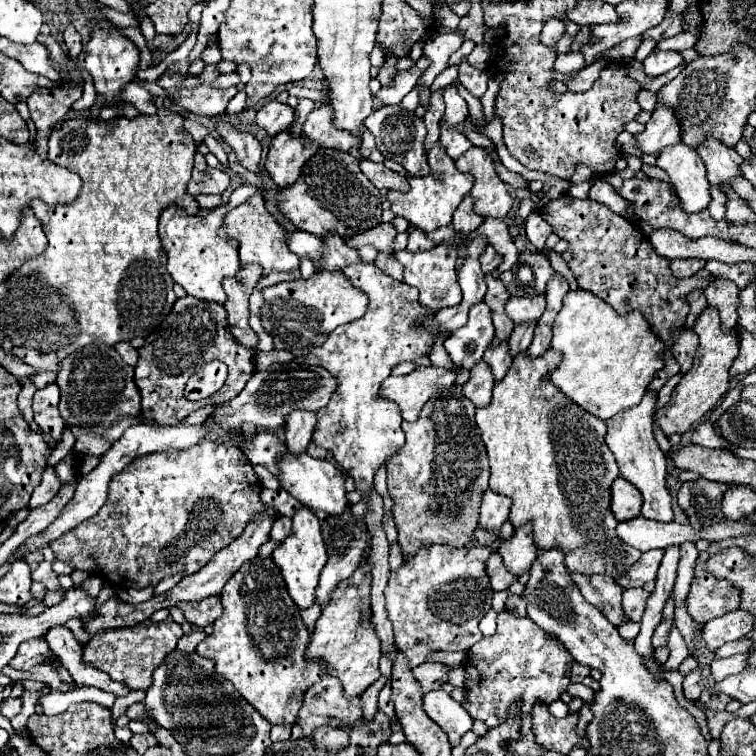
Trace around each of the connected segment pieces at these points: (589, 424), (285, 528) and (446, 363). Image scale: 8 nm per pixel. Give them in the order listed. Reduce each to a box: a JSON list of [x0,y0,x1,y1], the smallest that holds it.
[[475,347,641,579],[271,515,291,541],[429,333,453,369]]

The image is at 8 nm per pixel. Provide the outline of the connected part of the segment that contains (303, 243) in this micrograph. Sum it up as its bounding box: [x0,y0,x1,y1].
[287,231,321,269]

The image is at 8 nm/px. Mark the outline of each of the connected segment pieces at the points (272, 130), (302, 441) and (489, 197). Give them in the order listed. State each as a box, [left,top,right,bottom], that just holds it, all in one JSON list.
[[255,101,295,135],[285,411,317,453],[455,147,511,219]]

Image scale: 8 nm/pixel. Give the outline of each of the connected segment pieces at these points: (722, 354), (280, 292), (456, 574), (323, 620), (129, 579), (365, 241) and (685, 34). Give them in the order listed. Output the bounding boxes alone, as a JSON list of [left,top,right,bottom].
[[655,307,739,435],[261,269,369,355],[385,547,493,667],[307,565,381,697],[53,439,265,589],[345,223,395,255],[657,31,699,51]]

